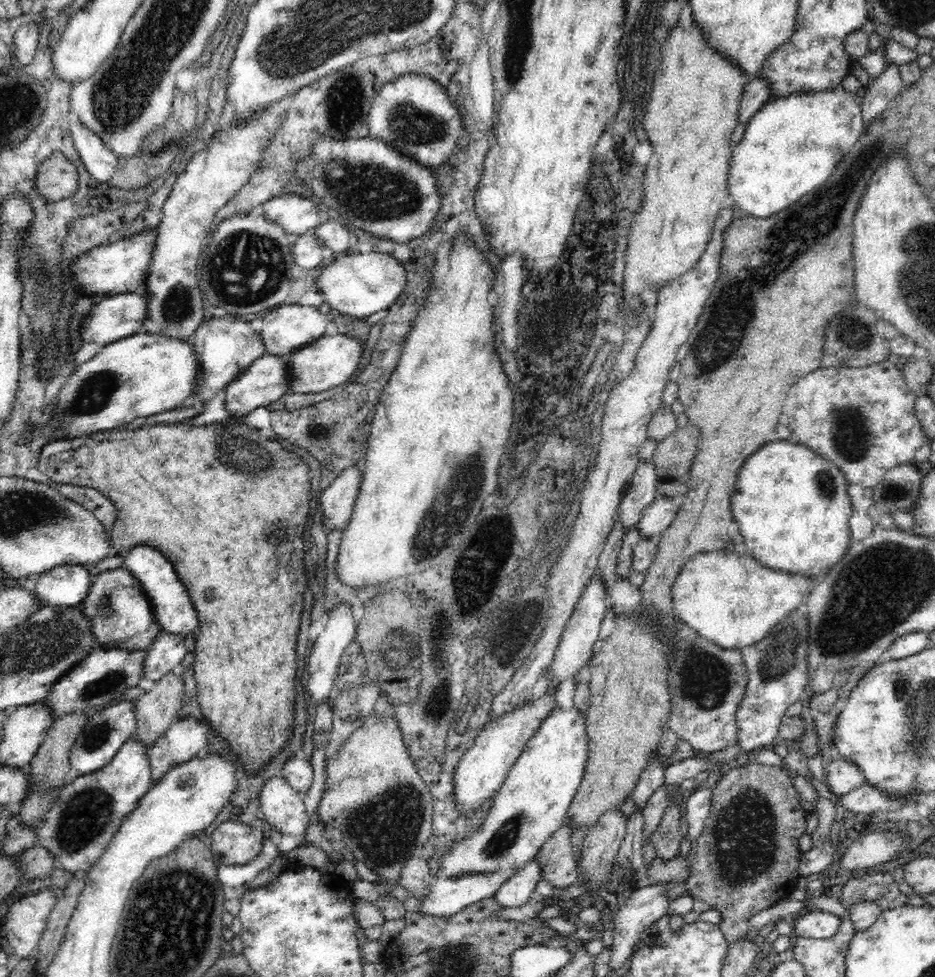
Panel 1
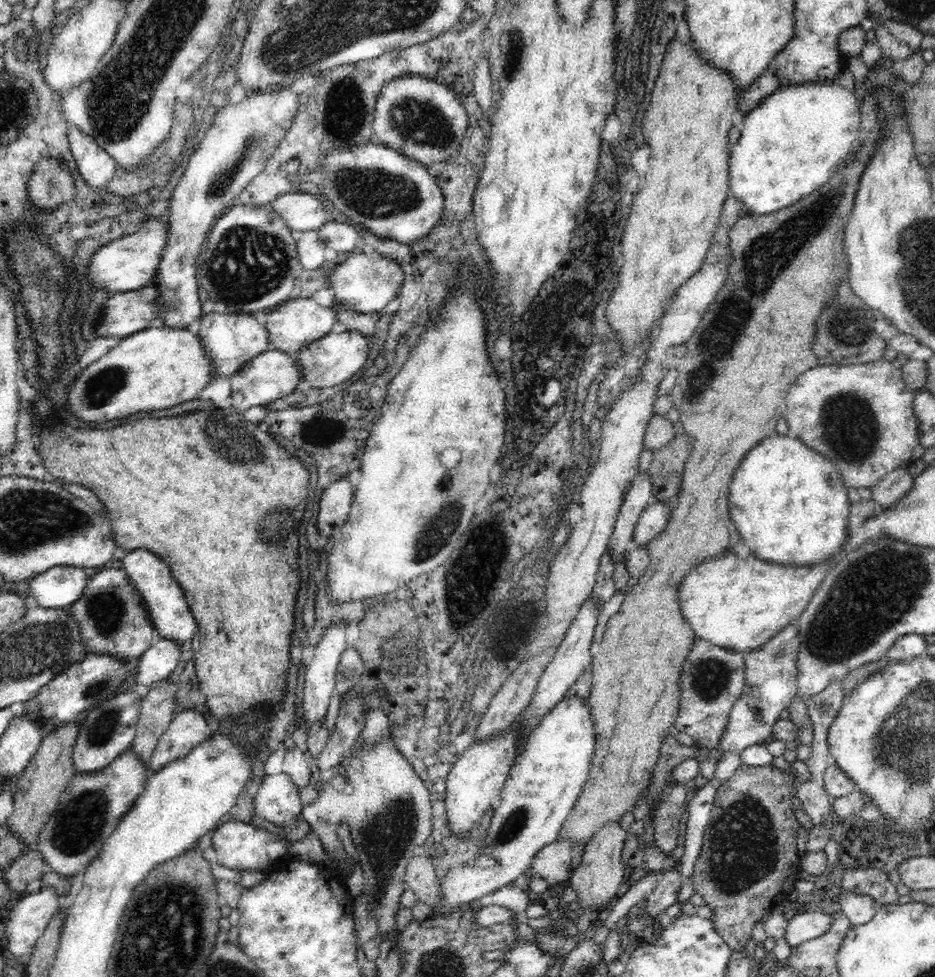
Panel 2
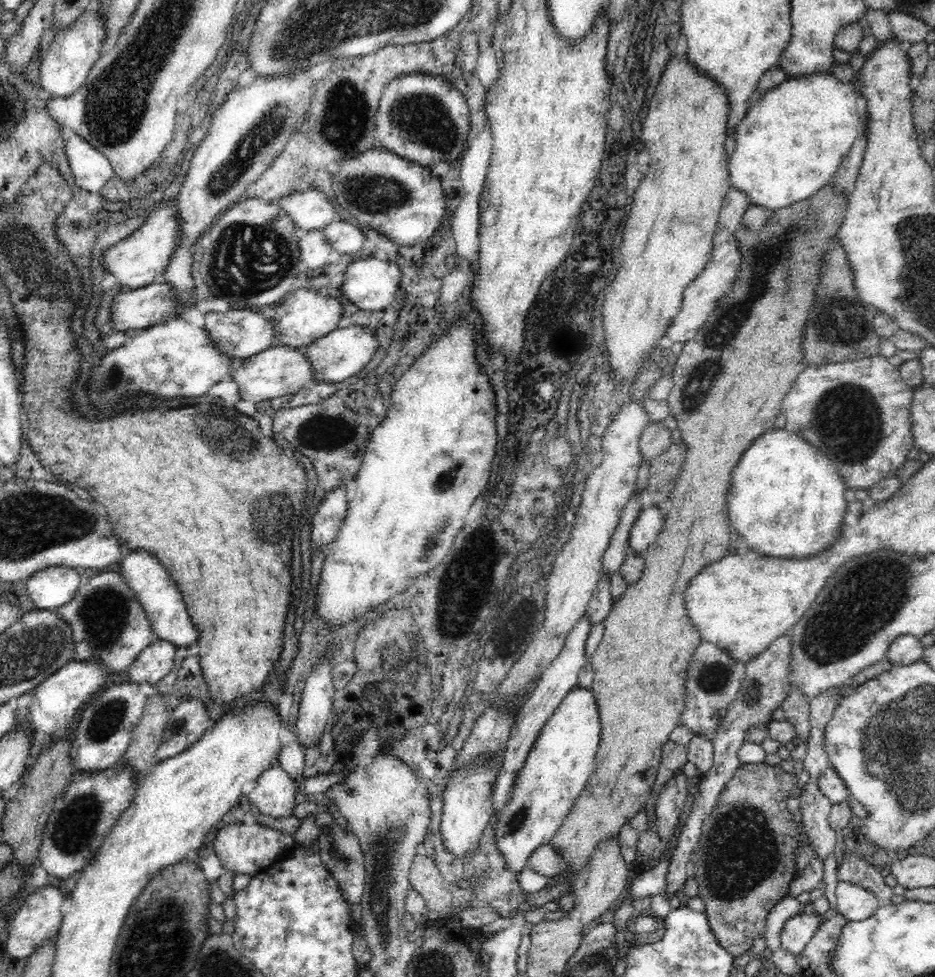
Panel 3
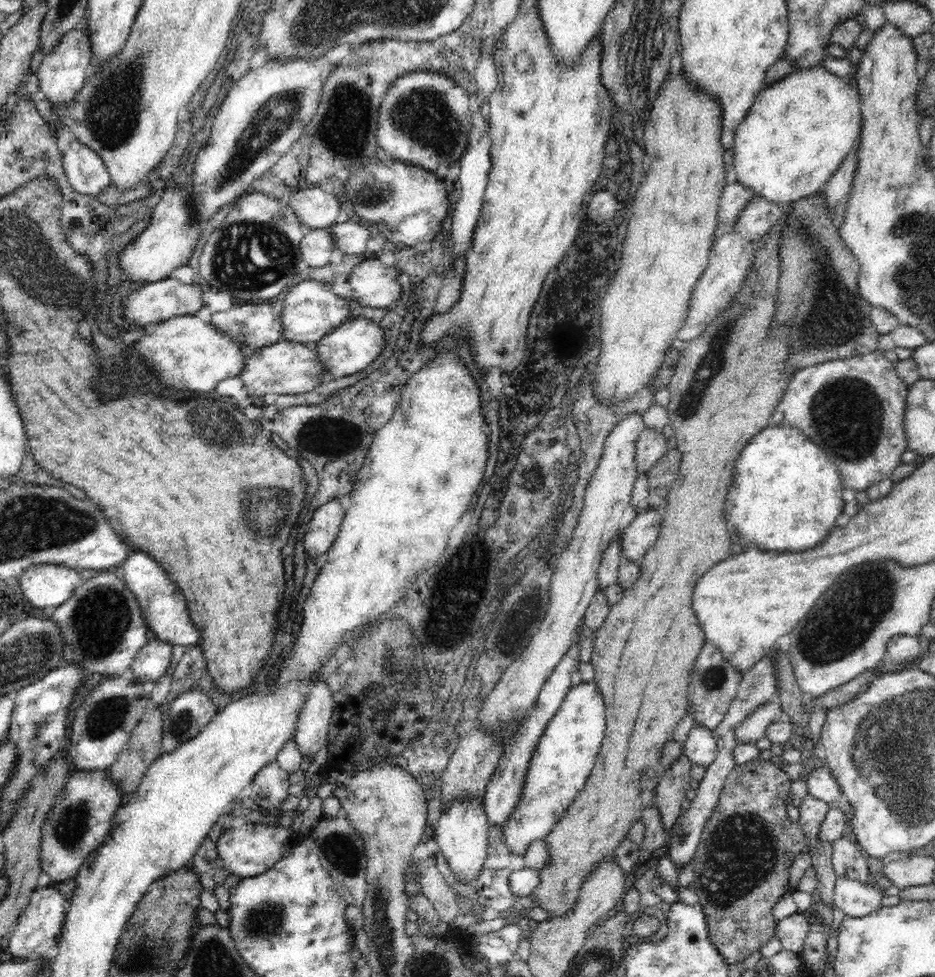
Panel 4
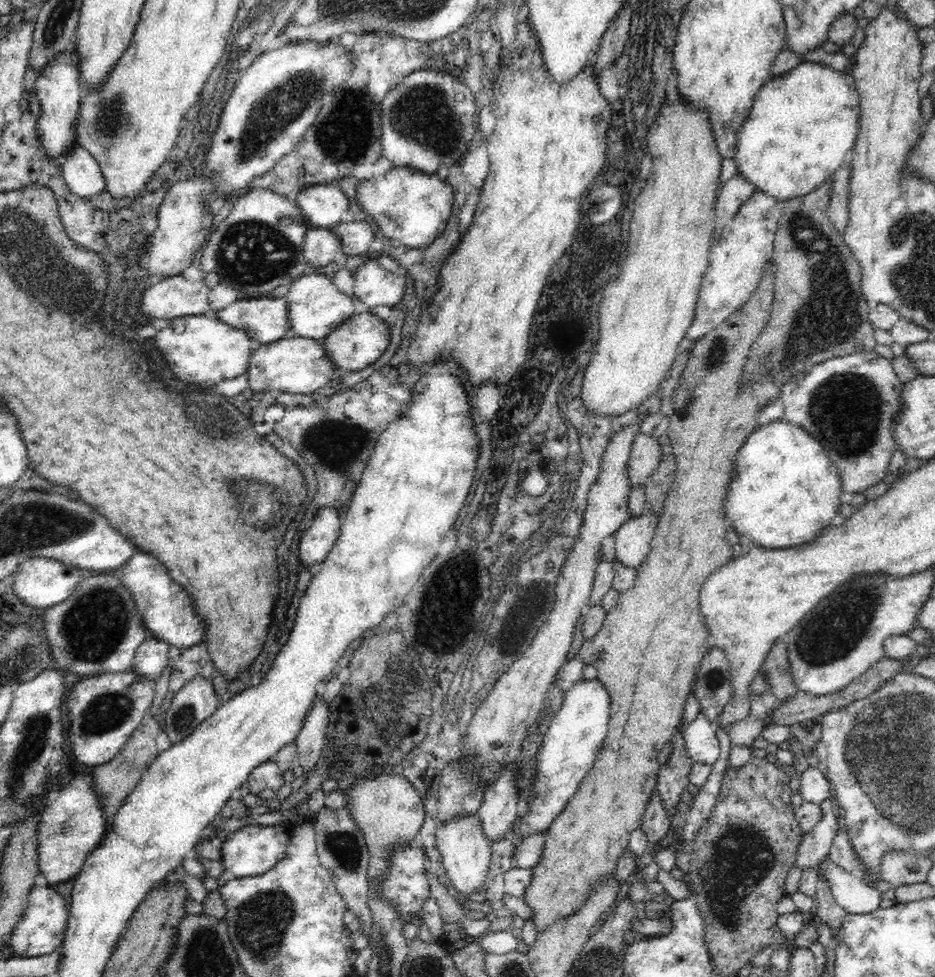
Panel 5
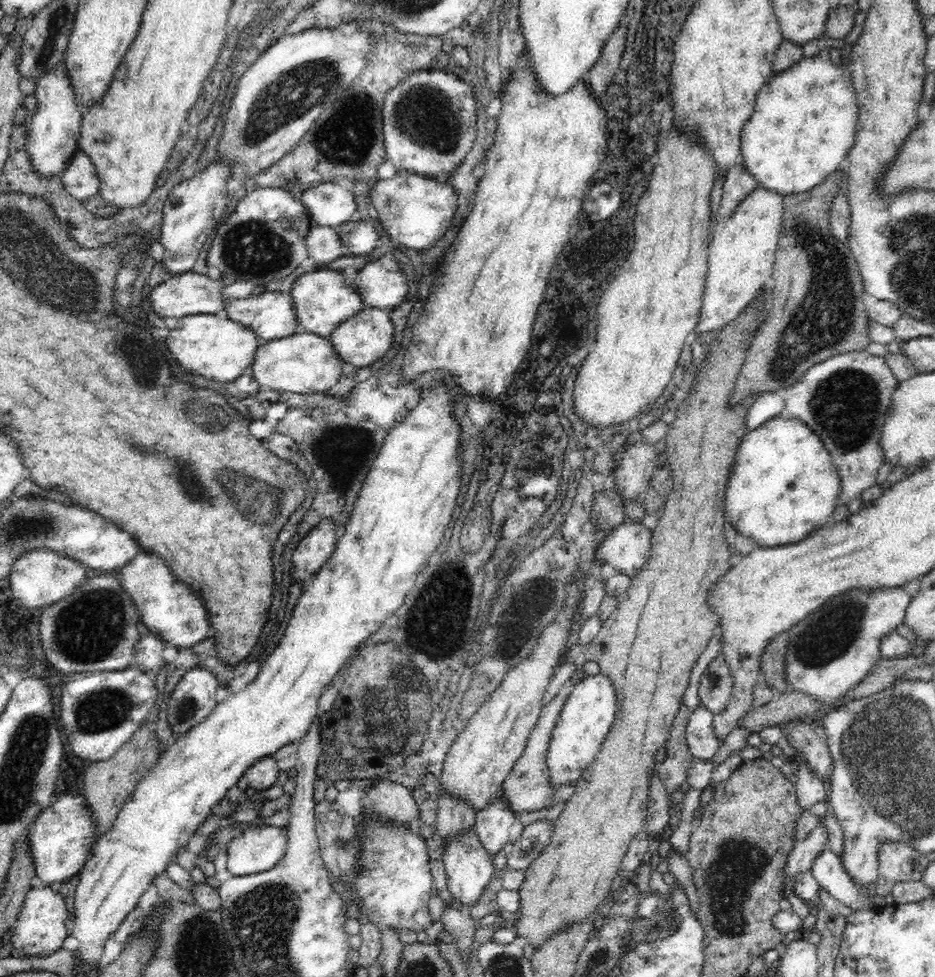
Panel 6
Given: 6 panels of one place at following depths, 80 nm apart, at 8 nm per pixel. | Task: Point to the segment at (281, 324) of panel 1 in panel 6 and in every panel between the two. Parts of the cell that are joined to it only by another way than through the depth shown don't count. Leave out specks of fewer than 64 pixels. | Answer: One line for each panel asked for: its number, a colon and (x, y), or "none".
2: (293, 325)
3: (302, 317)
4: (310, 311)
5: (316, 307)
6: (322, 300)

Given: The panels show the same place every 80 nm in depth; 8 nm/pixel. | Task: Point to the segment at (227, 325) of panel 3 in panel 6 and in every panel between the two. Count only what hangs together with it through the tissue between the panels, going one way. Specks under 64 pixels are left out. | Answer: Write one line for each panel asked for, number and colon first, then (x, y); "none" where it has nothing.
4: (255, 326)
5: (264, 319)
6: (269, 313)

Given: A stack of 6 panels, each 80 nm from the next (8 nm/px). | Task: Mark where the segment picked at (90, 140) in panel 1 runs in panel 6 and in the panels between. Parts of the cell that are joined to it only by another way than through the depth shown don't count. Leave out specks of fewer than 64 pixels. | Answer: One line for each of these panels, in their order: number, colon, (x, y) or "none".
2: (96, 167)
3: (91, 170)
4: (87, 174)
5: (83, 176)
6: (80, 179)

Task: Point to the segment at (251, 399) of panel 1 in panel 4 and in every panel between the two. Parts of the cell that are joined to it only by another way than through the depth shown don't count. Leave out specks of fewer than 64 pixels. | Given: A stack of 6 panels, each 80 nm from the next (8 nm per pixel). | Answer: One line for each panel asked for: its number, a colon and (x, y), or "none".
2: (272, 375)
3: (276, 372)
4: (288, 368)

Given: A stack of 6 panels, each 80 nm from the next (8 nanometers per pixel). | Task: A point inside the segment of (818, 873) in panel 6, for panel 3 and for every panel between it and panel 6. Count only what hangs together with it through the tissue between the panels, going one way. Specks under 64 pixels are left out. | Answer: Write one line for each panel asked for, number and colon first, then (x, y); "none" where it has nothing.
3: (855, 903)
4: (856, 899)
5: (855, 896)

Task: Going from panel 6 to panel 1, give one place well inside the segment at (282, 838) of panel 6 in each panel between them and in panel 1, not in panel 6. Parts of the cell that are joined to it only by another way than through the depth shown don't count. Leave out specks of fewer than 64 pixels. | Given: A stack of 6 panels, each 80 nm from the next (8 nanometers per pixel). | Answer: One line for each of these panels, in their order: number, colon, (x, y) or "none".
1: (234, 843)
2: (242, 846)
3: (243, 849)
4: (247, 851)
5: (252, 850)

